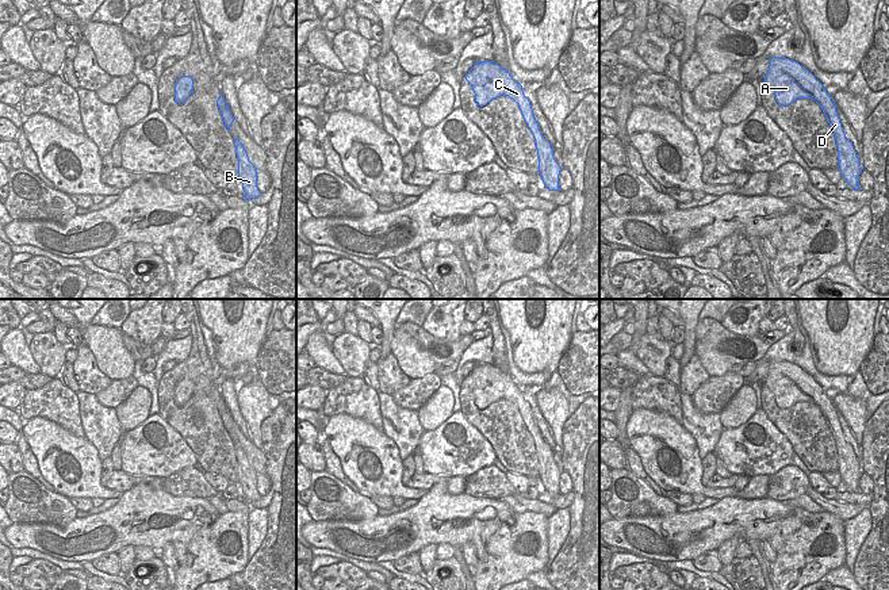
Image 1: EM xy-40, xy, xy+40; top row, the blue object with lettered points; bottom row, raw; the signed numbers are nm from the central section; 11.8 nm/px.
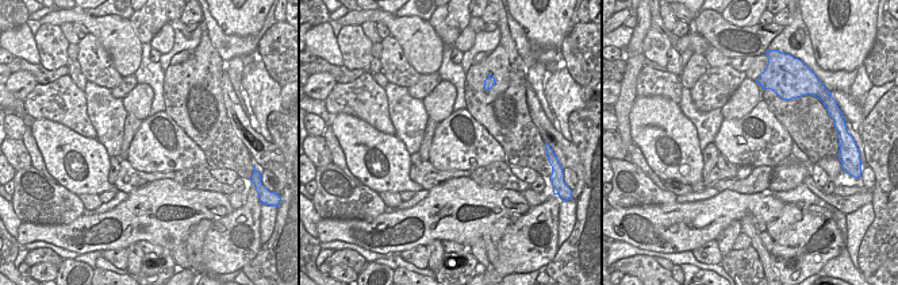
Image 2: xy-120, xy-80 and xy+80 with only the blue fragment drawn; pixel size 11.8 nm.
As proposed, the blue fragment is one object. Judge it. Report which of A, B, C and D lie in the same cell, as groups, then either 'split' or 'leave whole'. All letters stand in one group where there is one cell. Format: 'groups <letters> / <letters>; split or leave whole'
groups A B C D; leave whole

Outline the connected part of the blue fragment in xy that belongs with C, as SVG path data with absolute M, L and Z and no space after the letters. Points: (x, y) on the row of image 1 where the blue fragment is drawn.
M476 61L465 74L465 80L472 87L475 101L480 107L499 96L509 96L518 104L522 118L534 138L539 156L539 175L545 188L560 191L559 175L562 166L553 157L553 146L540 131L530 101L524 95L522 85L510 76L509 70L501 68L494 61Z

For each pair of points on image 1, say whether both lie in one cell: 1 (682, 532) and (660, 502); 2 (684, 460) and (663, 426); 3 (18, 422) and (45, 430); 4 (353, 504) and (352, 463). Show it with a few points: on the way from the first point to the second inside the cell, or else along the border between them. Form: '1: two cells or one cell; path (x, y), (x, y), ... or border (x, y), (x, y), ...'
1: two cells; border (677, 510), (669, 514), (646, 514), (639, 517)
2: one cell; path (678, 452), (663, 435)
3: two cells; border (25, 421), (19, 430)
4: two cells; border (359, 490), (368, 495)

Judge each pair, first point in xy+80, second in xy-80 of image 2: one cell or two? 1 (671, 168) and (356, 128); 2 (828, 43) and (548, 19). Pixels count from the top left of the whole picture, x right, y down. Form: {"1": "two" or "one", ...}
{"1": "one", "2": "one"}

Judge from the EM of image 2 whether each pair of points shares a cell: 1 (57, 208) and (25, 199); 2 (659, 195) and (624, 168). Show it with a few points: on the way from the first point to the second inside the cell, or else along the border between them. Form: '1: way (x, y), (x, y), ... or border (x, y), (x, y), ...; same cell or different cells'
1: way (49, 203), (33, 200); same cell
2: way (649, 191), (633, 172); same cell

